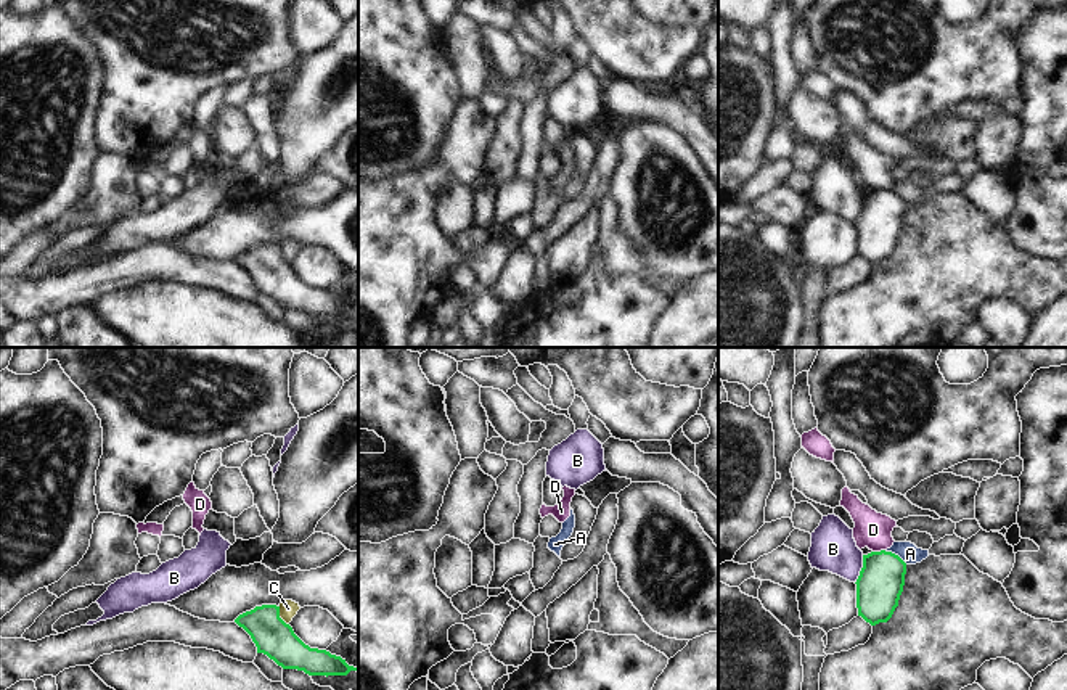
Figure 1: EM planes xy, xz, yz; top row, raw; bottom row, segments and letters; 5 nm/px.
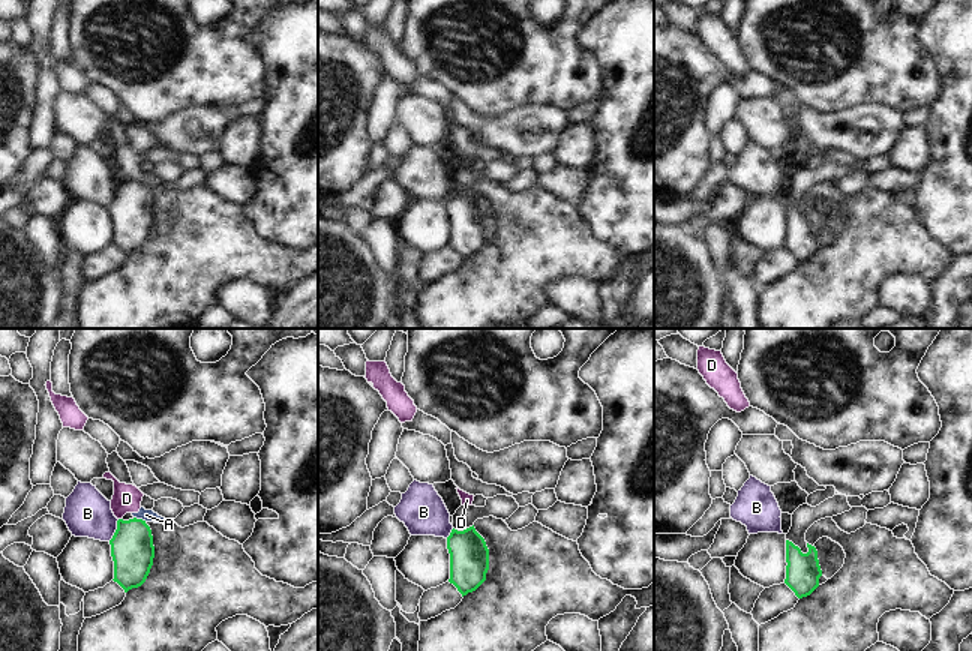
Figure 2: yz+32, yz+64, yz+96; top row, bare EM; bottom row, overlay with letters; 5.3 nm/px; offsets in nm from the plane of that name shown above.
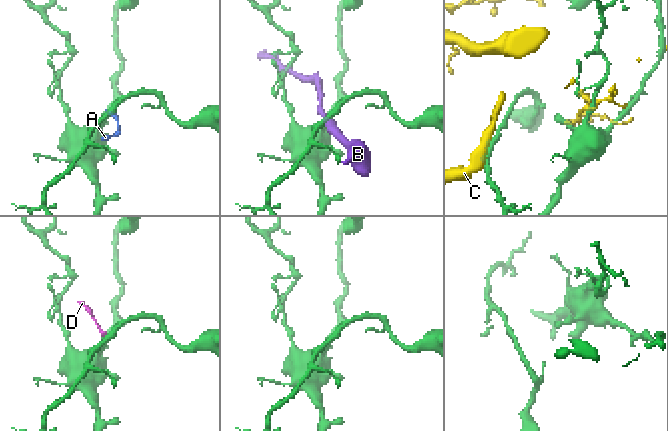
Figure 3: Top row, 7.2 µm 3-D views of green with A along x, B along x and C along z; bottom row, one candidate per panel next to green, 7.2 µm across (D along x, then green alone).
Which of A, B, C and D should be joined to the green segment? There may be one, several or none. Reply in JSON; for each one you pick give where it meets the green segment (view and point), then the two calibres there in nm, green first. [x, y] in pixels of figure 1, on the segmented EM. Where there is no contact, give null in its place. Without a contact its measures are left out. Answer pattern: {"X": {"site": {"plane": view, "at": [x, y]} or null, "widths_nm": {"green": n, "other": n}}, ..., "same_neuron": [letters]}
{"same_neuron": []}

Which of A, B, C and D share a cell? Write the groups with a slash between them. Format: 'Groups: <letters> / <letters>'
Groups: A D / B / C

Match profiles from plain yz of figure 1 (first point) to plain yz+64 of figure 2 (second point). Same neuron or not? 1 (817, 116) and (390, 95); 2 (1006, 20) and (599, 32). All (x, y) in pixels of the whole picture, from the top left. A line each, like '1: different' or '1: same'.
1: different
2: different

